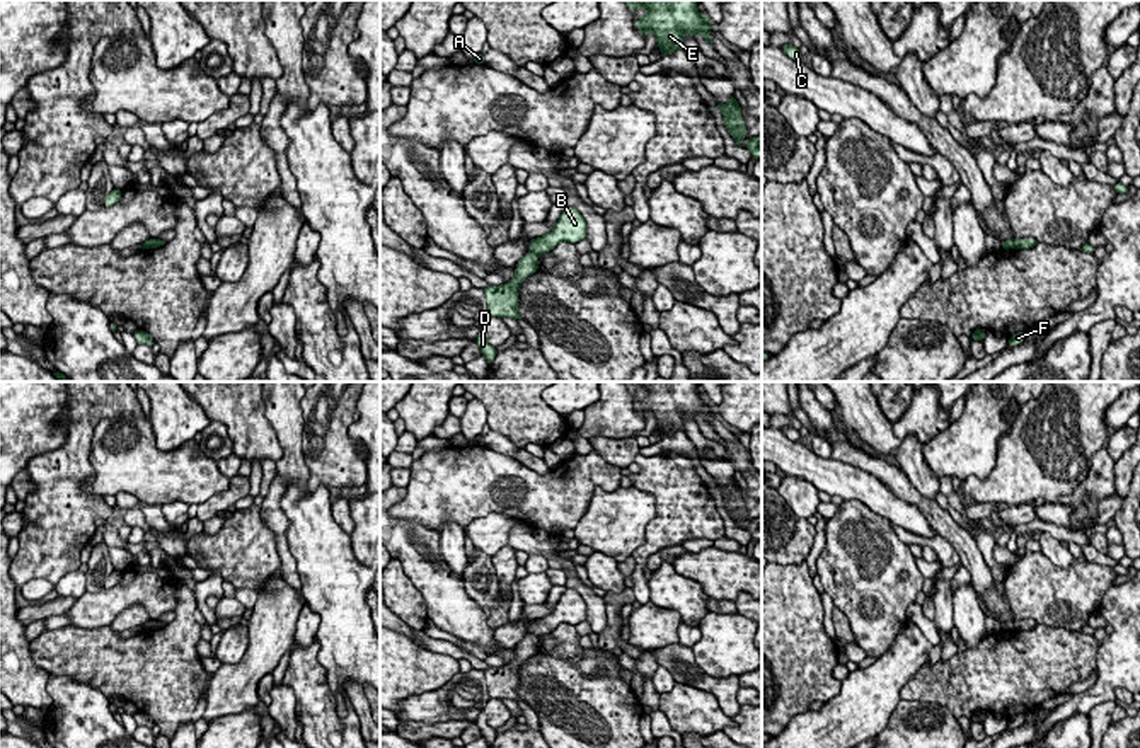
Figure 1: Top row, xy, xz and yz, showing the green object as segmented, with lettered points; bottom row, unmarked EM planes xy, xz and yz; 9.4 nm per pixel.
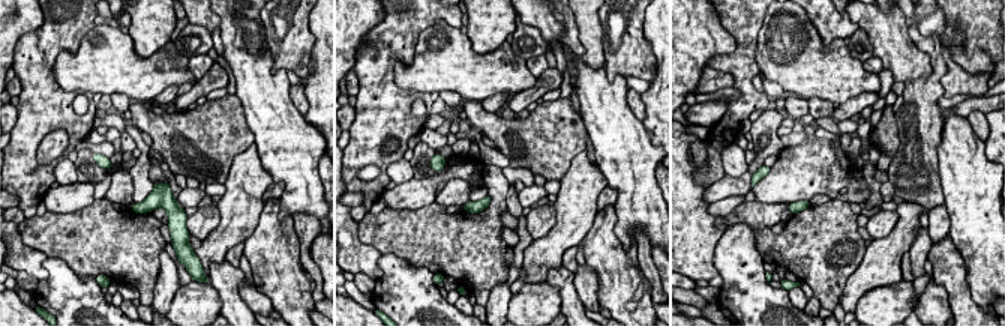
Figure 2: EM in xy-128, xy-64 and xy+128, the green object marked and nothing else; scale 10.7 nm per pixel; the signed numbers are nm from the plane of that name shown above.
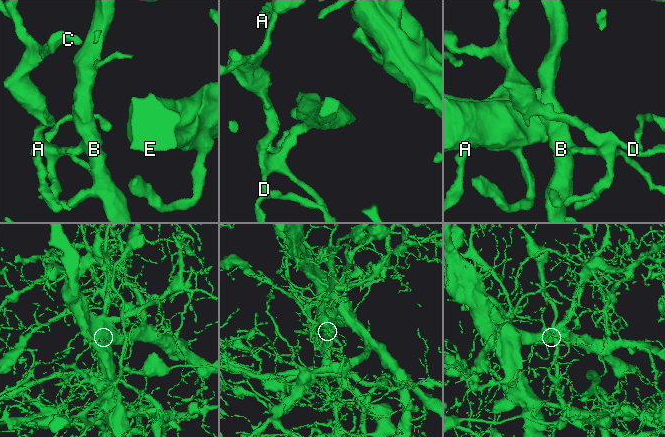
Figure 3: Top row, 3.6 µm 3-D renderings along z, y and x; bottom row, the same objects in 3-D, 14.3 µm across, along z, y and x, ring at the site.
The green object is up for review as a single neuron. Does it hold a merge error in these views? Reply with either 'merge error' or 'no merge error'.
merge error

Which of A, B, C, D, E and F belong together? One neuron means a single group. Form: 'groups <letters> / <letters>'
groups A C D E F / B

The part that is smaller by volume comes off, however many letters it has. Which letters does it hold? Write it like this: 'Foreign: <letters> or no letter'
Foreign: B

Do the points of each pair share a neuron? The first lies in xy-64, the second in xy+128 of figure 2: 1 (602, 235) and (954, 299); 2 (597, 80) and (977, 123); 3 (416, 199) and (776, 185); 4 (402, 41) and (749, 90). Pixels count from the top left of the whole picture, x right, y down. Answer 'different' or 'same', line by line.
1: same
2: different
3: same
4: same

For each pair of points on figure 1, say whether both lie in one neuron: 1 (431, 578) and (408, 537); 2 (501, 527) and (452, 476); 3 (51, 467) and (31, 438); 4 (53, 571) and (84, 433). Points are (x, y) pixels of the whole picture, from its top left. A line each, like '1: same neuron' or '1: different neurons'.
1: same neuron
2: different neurons
3: different neurons
4: same neuron

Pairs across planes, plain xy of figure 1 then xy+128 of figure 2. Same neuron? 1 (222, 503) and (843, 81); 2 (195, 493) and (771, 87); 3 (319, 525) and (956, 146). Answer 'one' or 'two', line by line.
1: two
2: two
3: one

